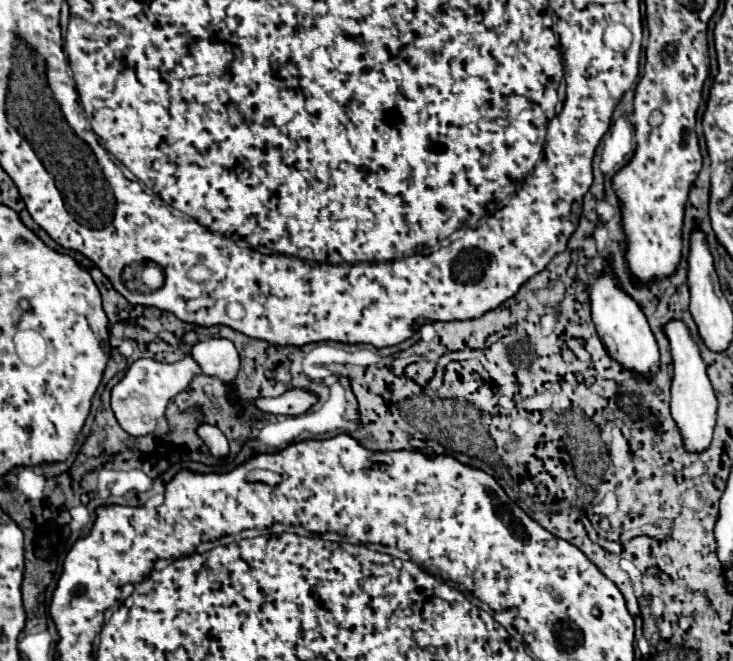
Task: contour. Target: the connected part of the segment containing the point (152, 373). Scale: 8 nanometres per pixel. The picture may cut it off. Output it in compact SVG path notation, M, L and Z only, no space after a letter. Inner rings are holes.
M190 353L184 355L184 359L180 359L176 363L158 363L154 359L138 359L126 371L124 379L112 389L110 405L112 405L114 417L118 419L120 427L132 437L152 433L158 419L164 417L168 401L174 395L186 391L188 385L192 383L192 379L196 375L200 375L200 373L202 373L202 369L200 369L200 365L194 361L194 357Z

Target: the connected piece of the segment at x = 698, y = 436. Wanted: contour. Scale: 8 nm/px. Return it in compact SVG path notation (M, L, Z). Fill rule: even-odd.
M670 319L664 327L664 333L670 341L670 353L674 363L672 379L672 417L678 423L688 451L704 451L710 445L714 423L716 423L716 395L706 375L706 363L700 355L696 341L690 335L690 329L682 319Z

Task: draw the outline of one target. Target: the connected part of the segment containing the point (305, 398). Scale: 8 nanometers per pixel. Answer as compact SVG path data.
M290 389L280 397L274 399L266 399L260 397L254 401L254 405L264 411L264 413L272 413L272 415L300 415L304 411L308 411L312 405L316 403L316 395L310 391L296 391Z

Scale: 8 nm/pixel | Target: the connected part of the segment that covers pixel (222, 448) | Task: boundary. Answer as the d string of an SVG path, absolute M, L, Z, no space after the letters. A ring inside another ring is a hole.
M200 423L198 429L196 429L198 437L208 445L210 453L214 457L224 457L228 453L228 447L226 447L226 437L222 437L222 431L216 429L214 425L208 425L208 423Z

